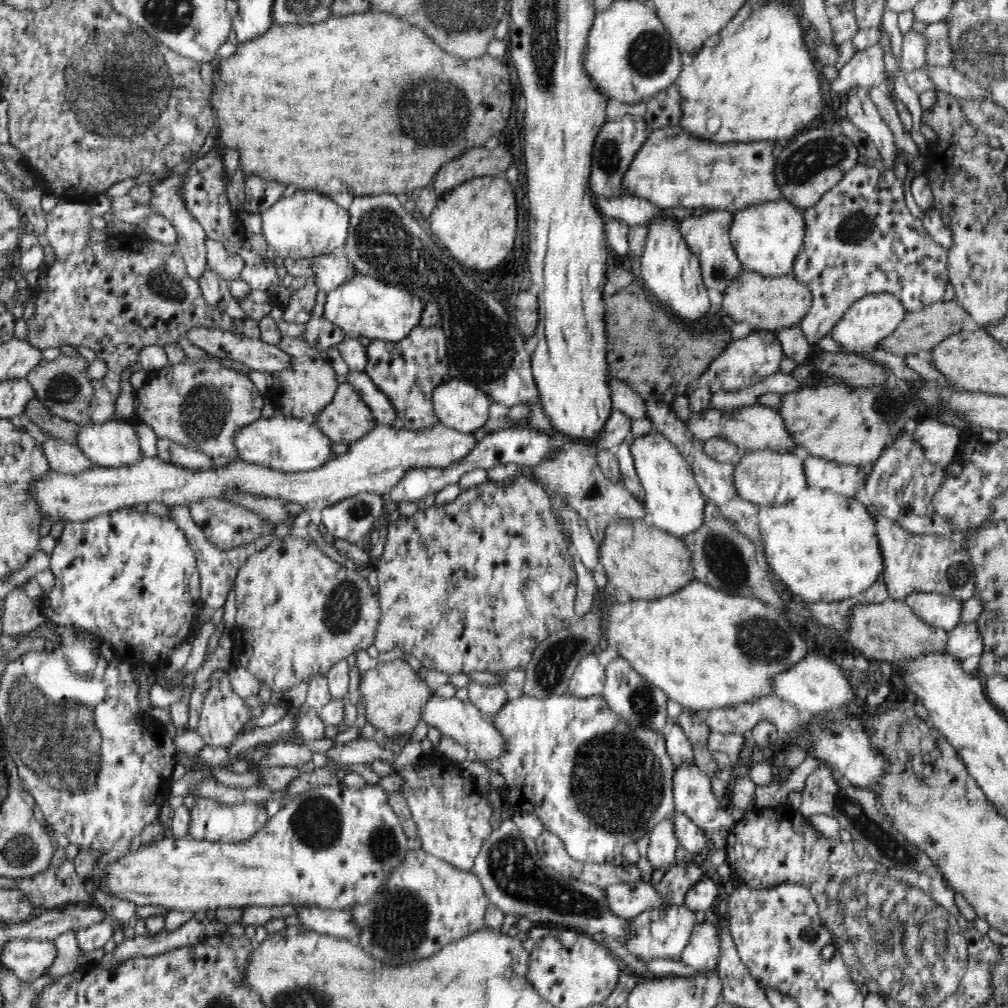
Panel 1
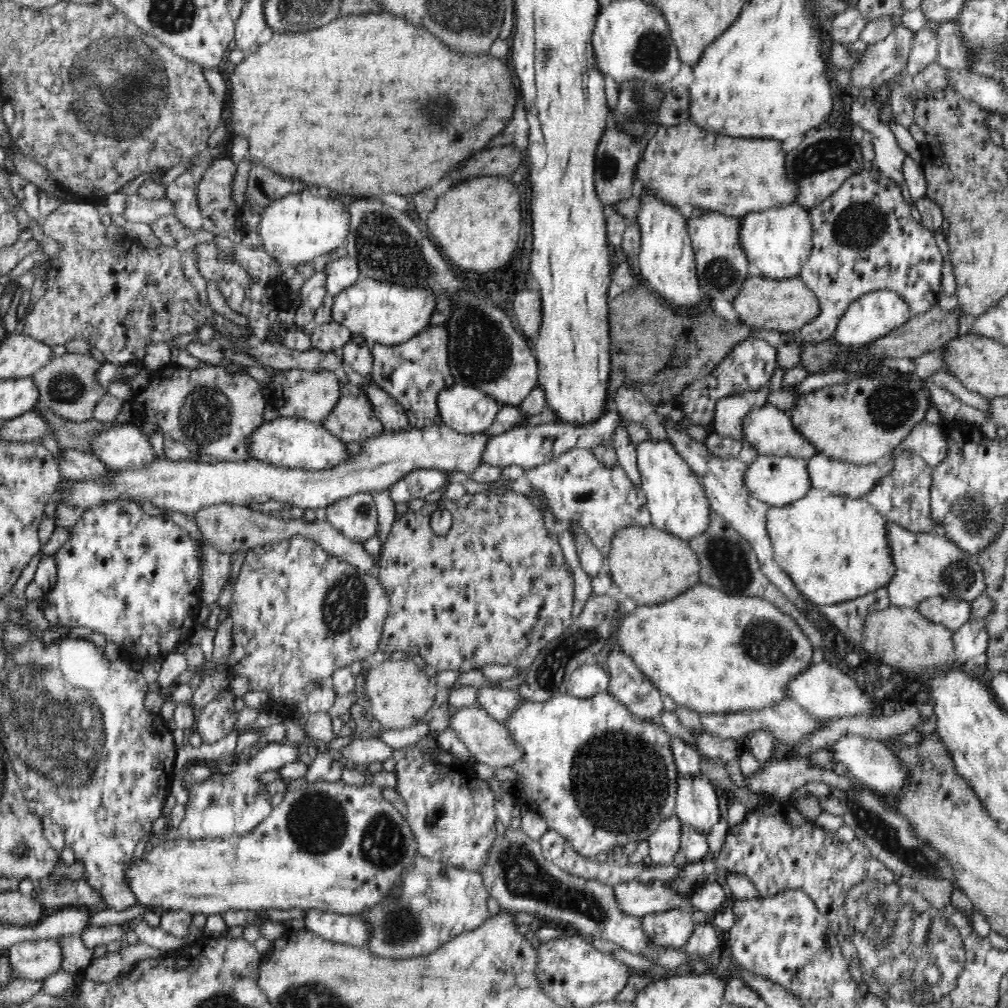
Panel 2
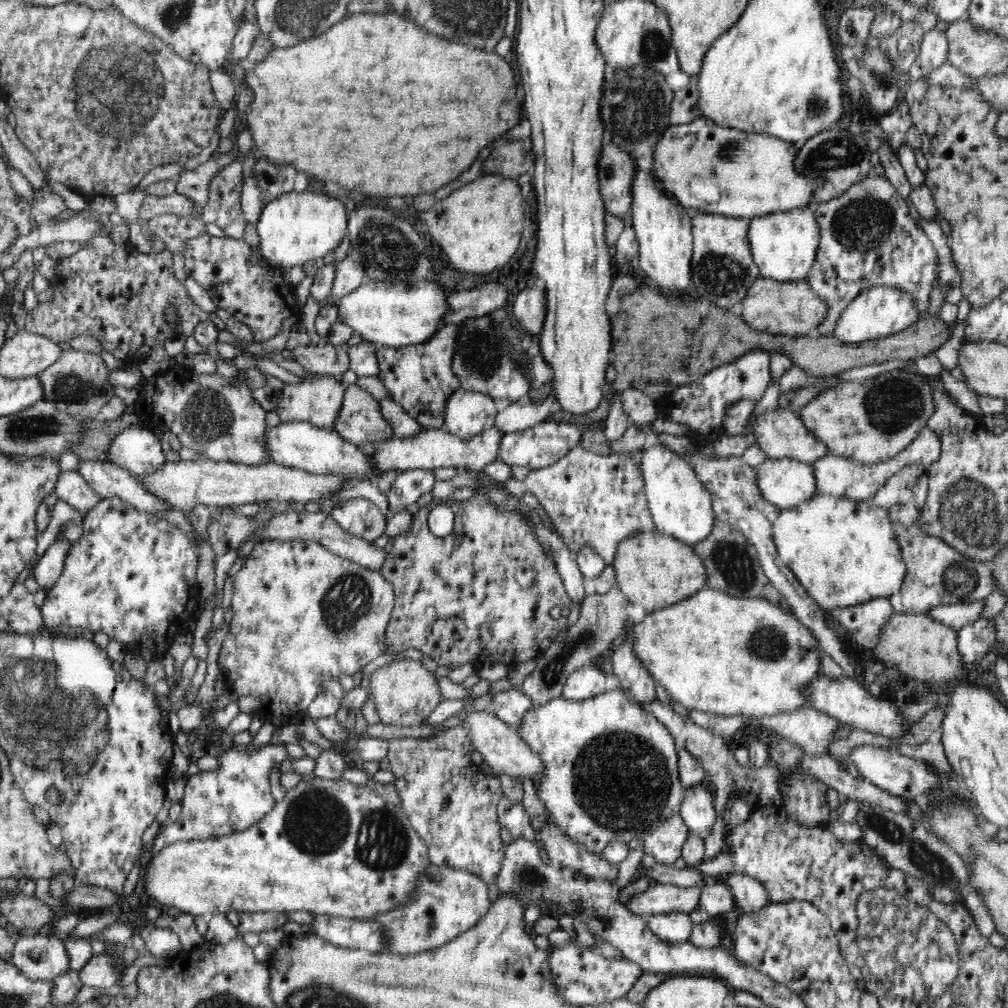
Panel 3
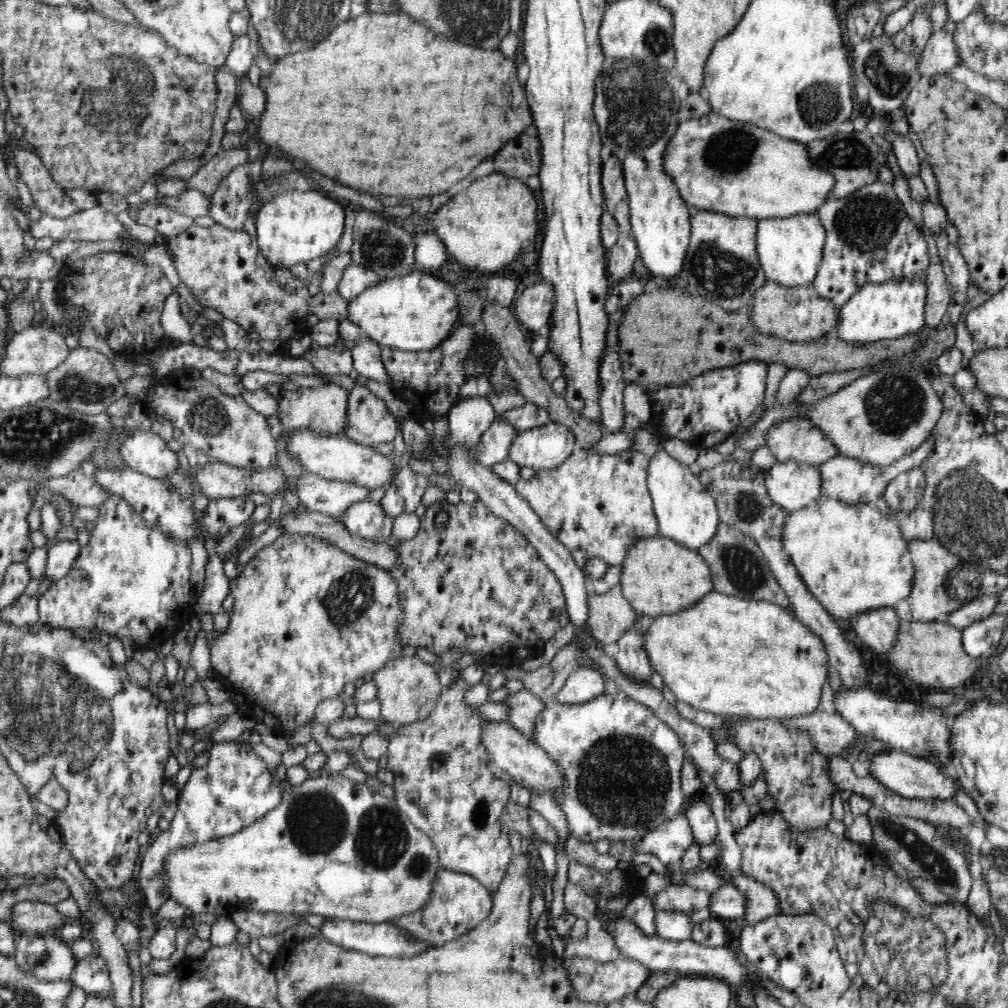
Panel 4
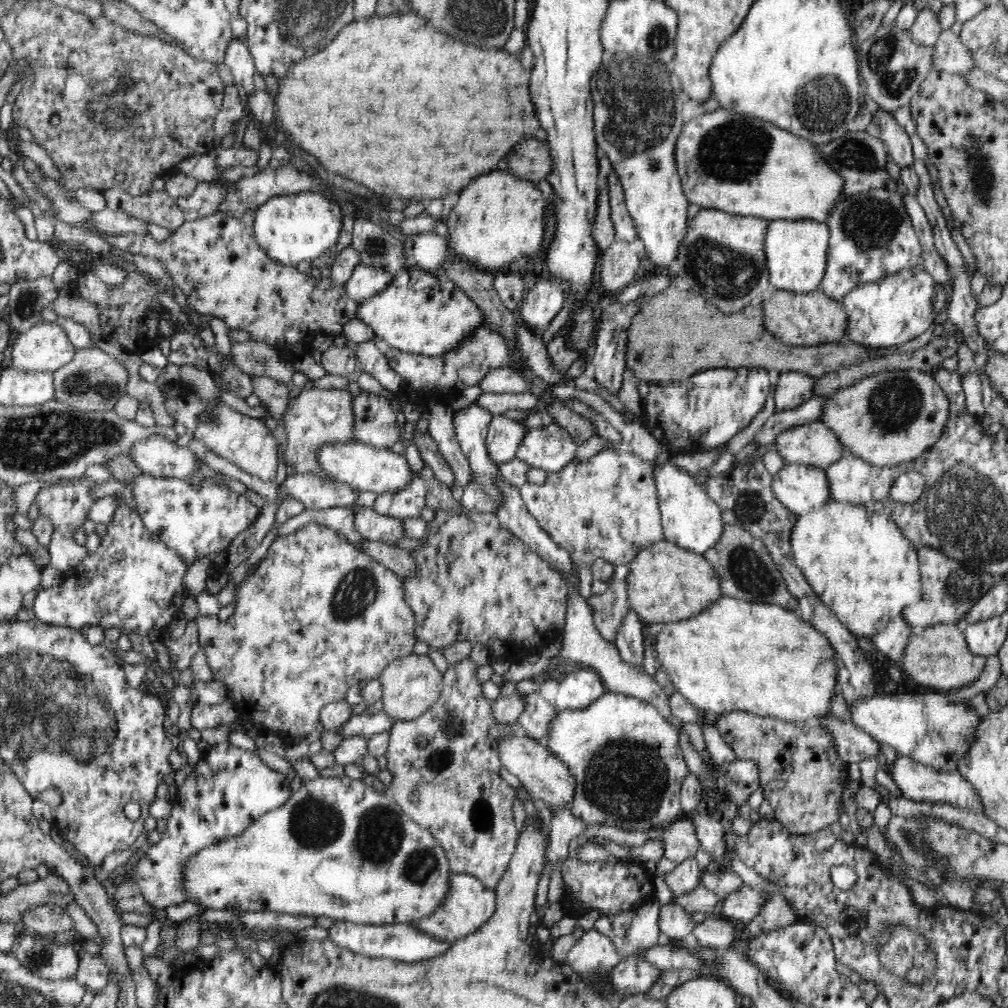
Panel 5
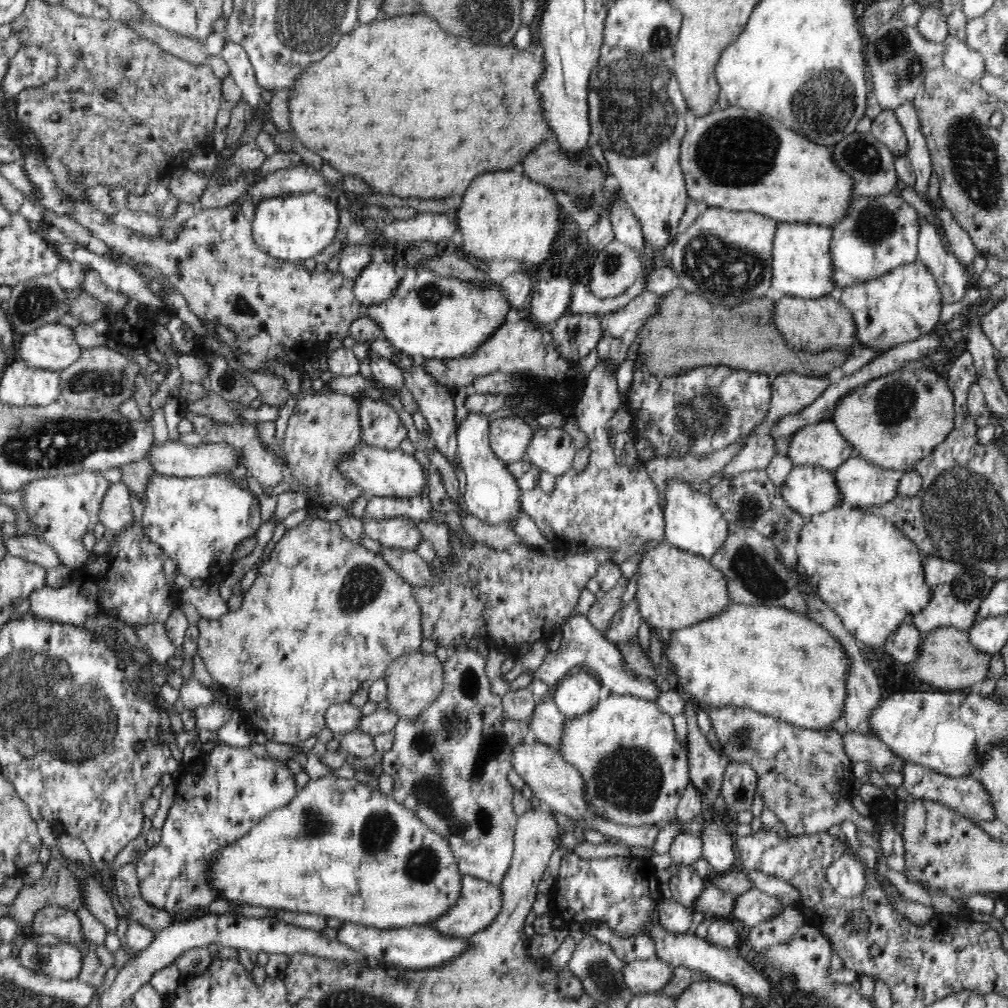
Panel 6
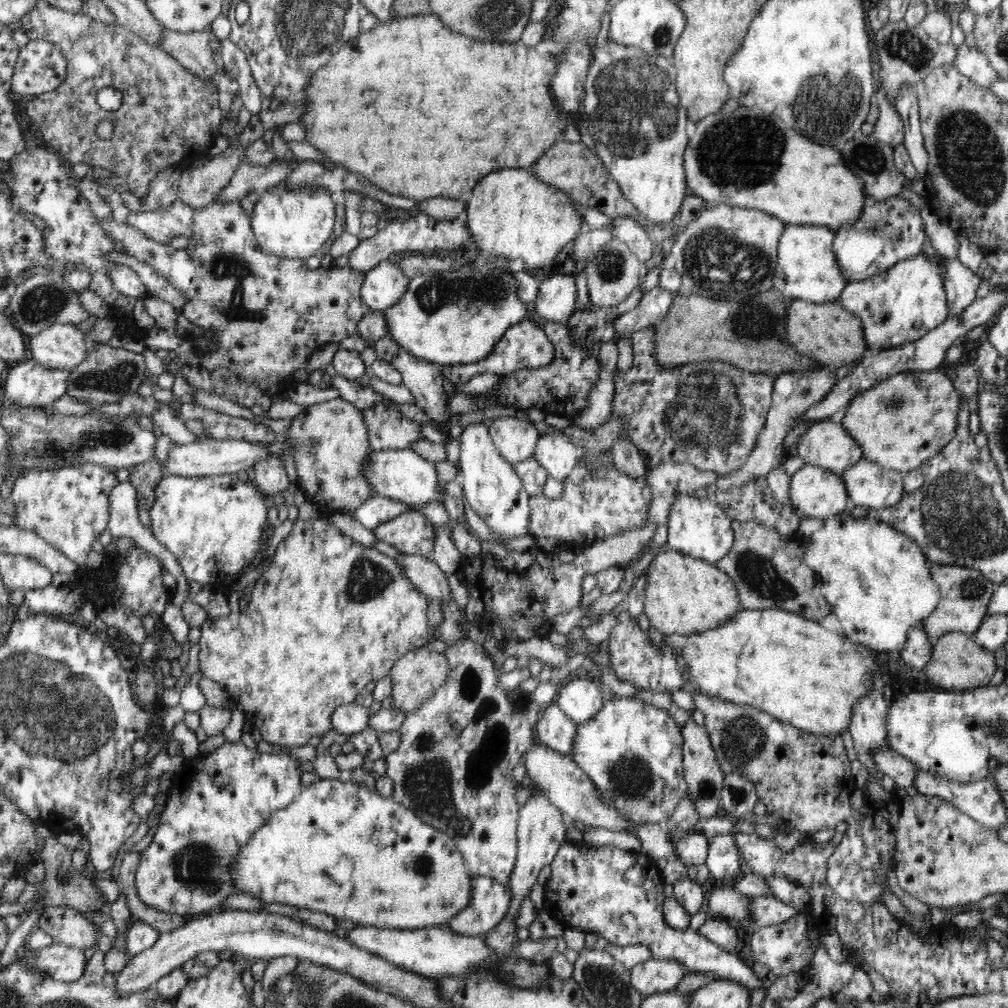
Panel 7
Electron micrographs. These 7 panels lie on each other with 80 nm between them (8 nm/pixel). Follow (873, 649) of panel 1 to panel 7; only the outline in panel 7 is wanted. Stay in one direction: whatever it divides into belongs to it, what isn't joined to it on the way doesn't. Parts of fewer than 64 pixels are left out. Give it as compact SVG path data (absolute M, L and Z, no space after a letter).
M946 632L944 636L932 639L930 660L922 670L937 686L942 686L948 691L960 691L987 685L997 668L994 651L978 645L973 636L963 632Z

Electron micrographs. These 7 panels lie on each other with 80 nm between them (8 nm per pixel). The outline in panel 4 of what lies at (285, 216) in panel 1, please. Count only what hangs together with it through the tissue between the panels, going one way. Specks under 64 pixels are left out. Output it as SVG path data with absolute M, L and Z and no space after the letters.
M311 188L307 191L278 192L270 200L257 209L255 213L257 243L260 252L272 265L289 268L295 264L307 263L313 258L322 259L335 250L344 232L344 209L333 197L320 189Z

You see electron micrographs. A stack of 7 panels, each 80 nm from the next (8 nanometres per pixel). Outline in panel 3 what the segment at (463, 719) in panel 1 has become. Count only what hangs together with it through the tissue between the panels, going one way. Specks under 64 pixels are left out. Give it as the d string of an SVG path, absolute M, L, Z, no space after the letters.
M474 711L463 720L462 725L466 727L467 738L470 738L471 745L499 774L508 774L515 779L521 776L531 780L536 774L542 773L542 759L538 758L538 755L527 747L526 742L522 741L516 727L500 720L494 713Z

